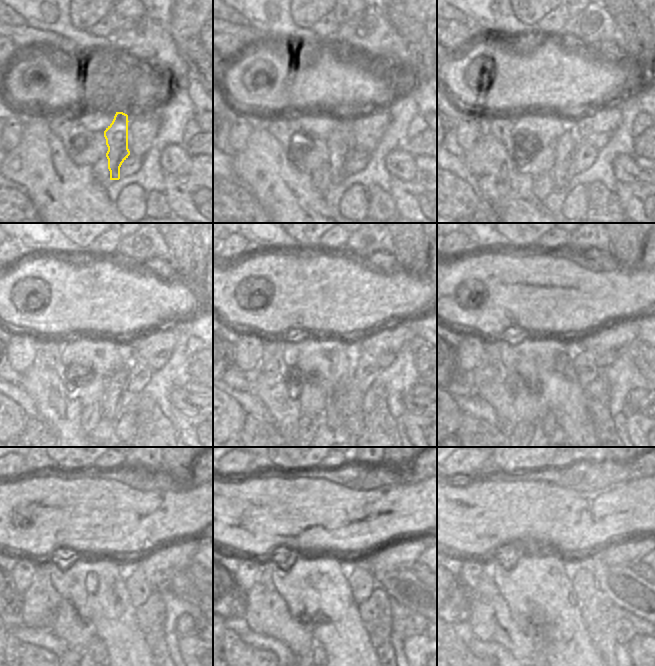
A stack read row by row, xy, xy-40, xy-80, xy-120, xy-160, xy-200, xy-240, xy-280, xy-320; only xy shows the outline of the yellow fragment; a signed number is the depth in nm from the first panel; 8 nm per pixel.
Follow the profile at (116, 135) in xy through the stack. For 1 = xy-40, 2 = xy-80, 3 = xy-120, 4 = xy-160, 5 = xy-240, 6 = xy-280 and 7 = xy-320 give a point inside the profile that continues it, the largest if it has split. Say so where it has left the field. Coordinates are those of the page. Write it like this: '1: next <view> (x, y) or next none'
1: next xy-40 (340, 141)
2: next xy-80 (567, 145)
3: next xy-120 (115, 401)
4: next xy-160 (334, 418)
5: next xy-240 (97, 649)
6: next xy-280 (317, 650)
7: next xy-320 (536, 650)

